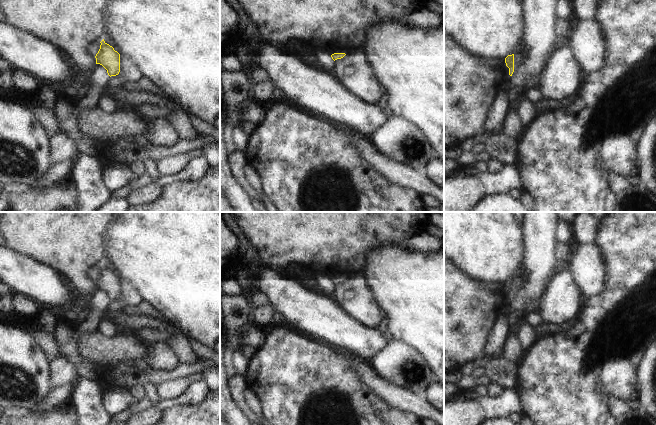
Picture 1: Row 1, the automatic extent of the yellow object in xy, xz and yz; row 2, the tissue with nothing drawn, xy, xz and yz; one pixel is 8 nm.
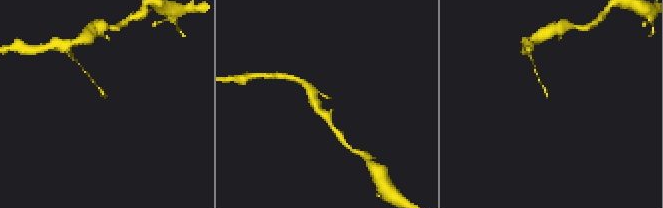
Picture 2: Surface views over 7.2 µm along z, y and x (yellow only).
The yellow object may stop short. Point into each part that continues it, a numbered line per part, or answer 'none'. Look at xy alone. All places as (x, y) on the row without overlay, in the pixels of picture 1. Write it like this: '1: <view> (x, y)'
none

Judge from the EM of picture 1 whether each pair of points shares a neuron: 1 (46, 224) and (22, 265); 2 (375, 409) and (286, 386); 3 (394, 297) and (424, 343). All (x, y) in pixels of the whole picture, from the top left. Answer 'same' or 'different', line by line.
1: different
2: same
3: same

